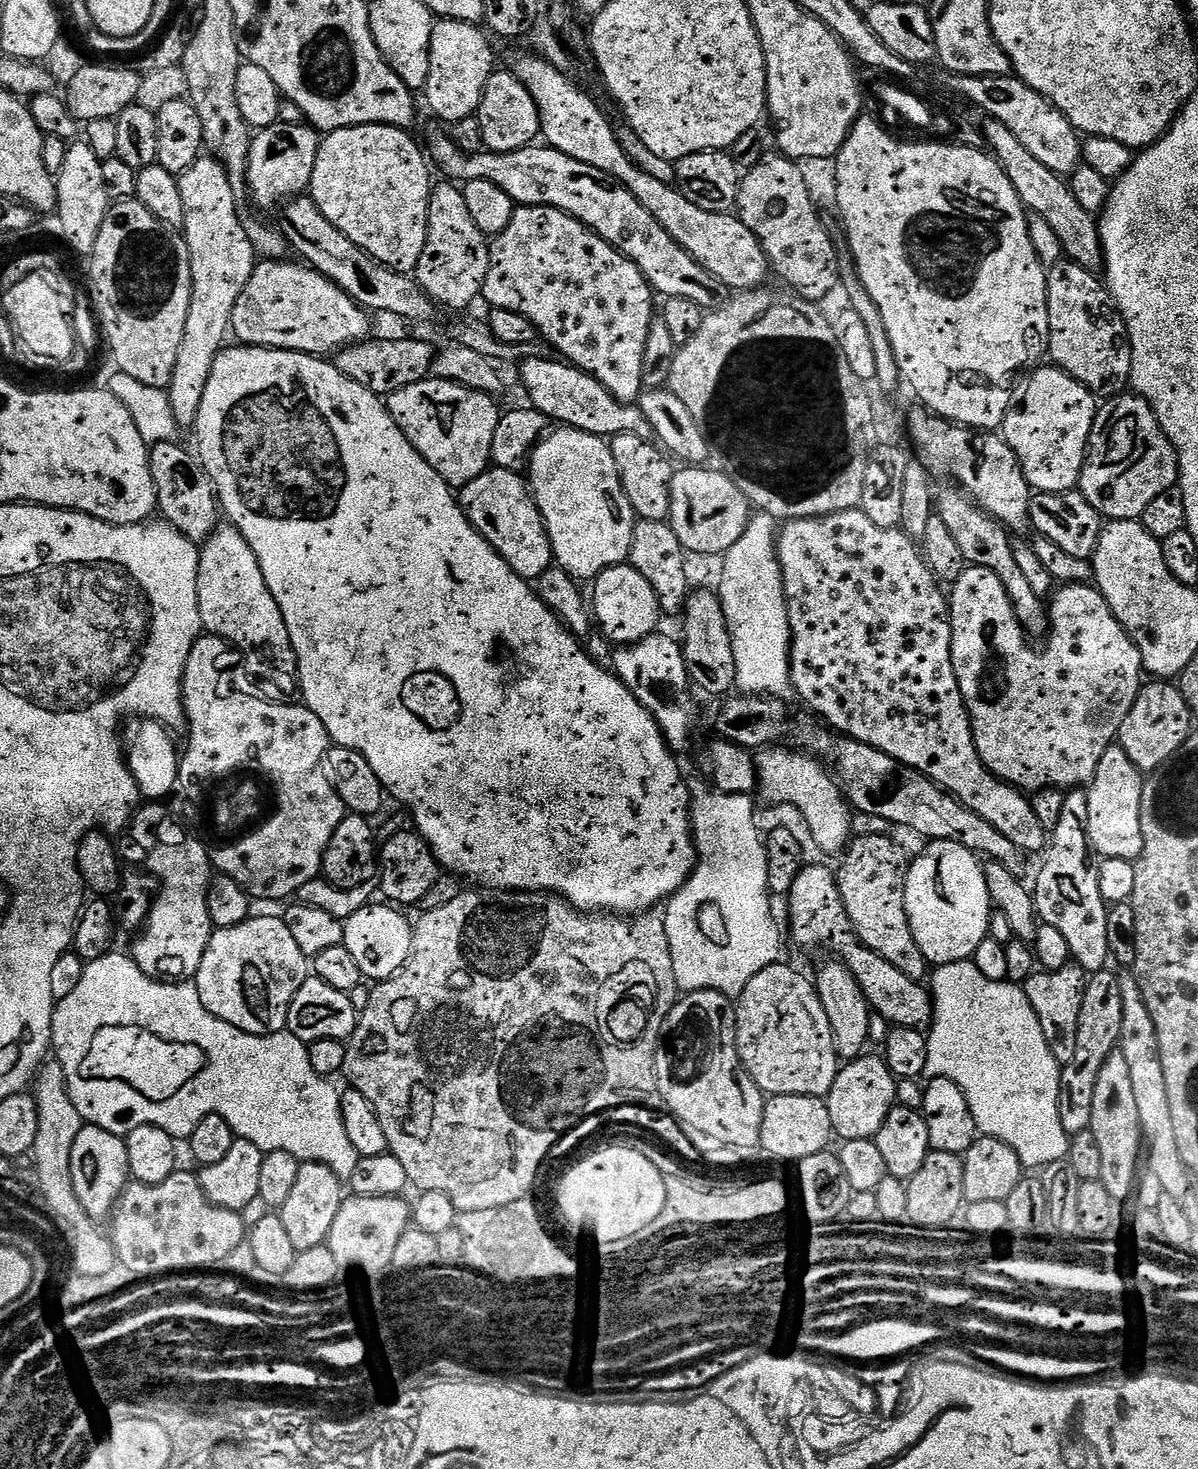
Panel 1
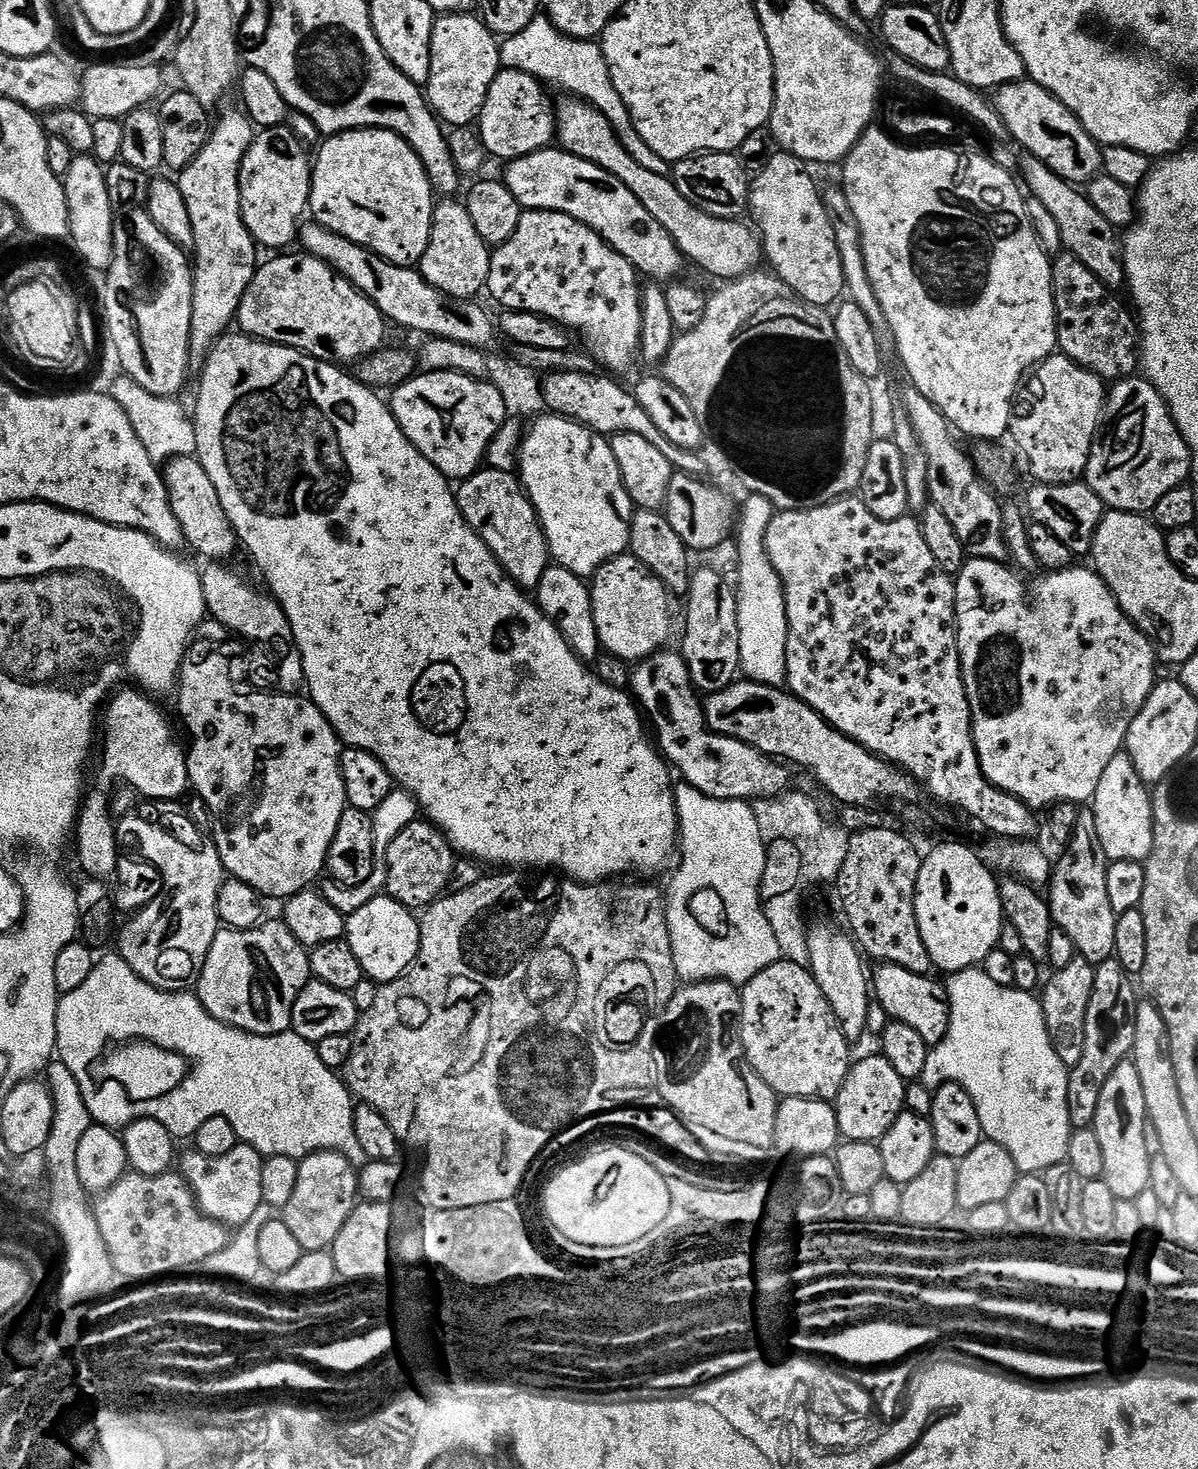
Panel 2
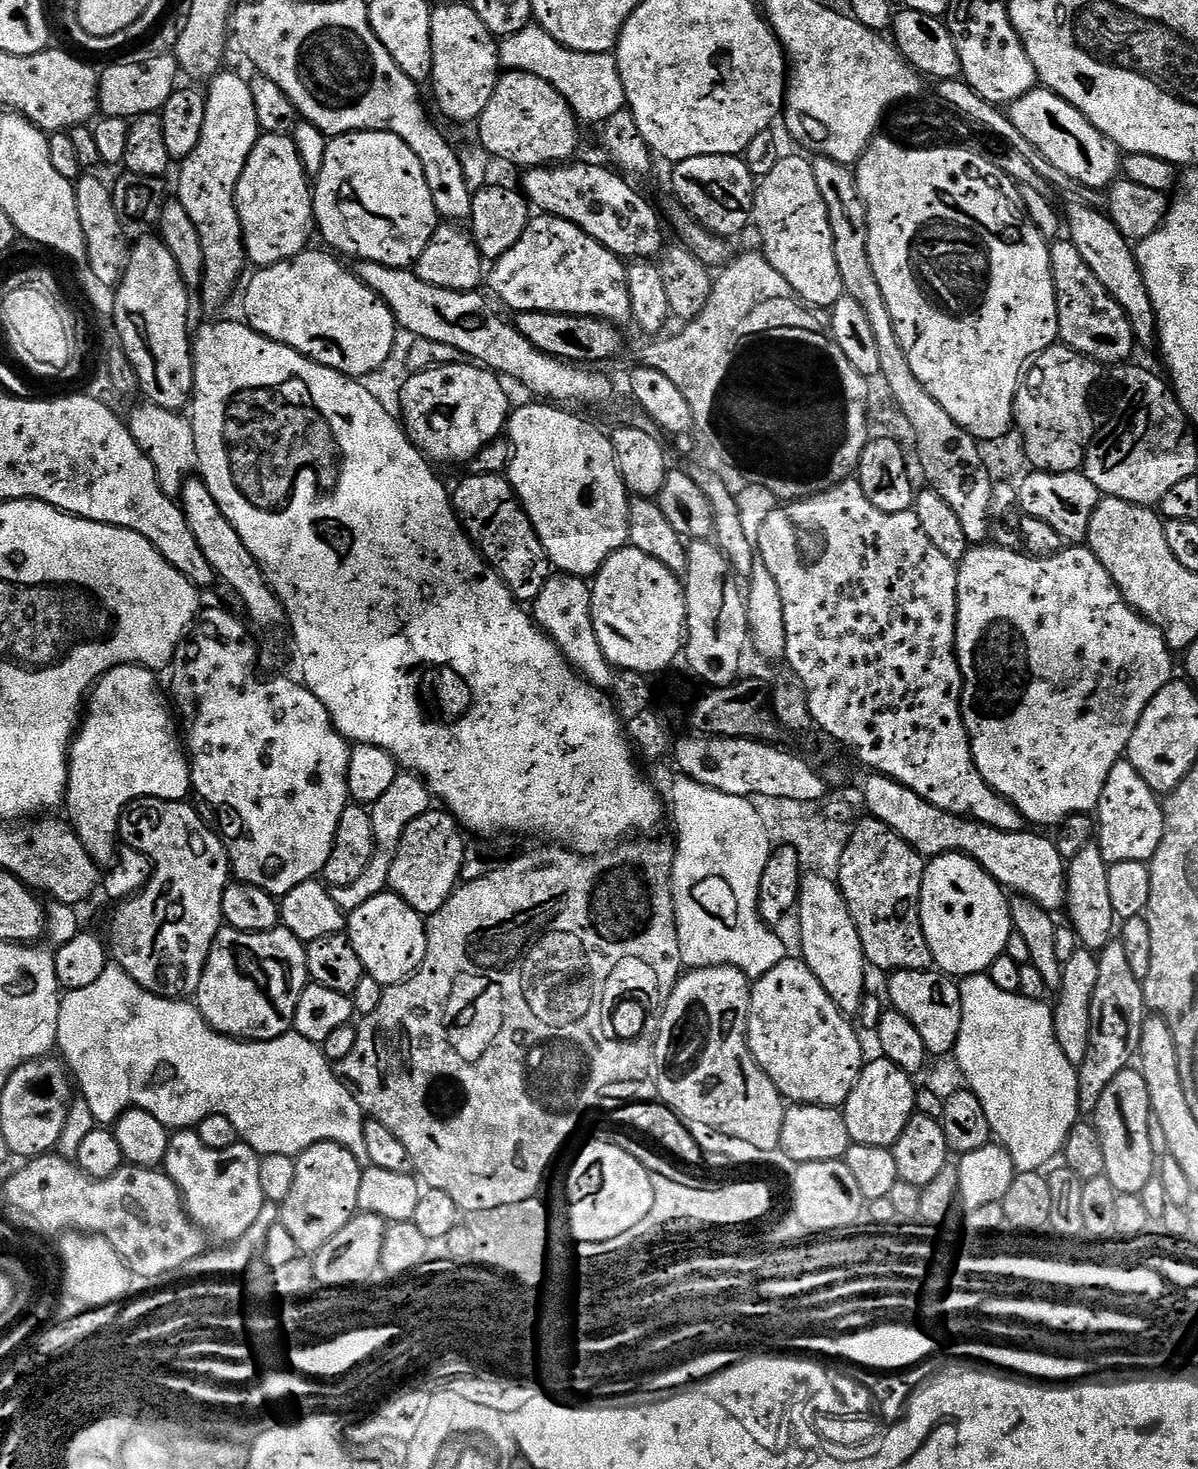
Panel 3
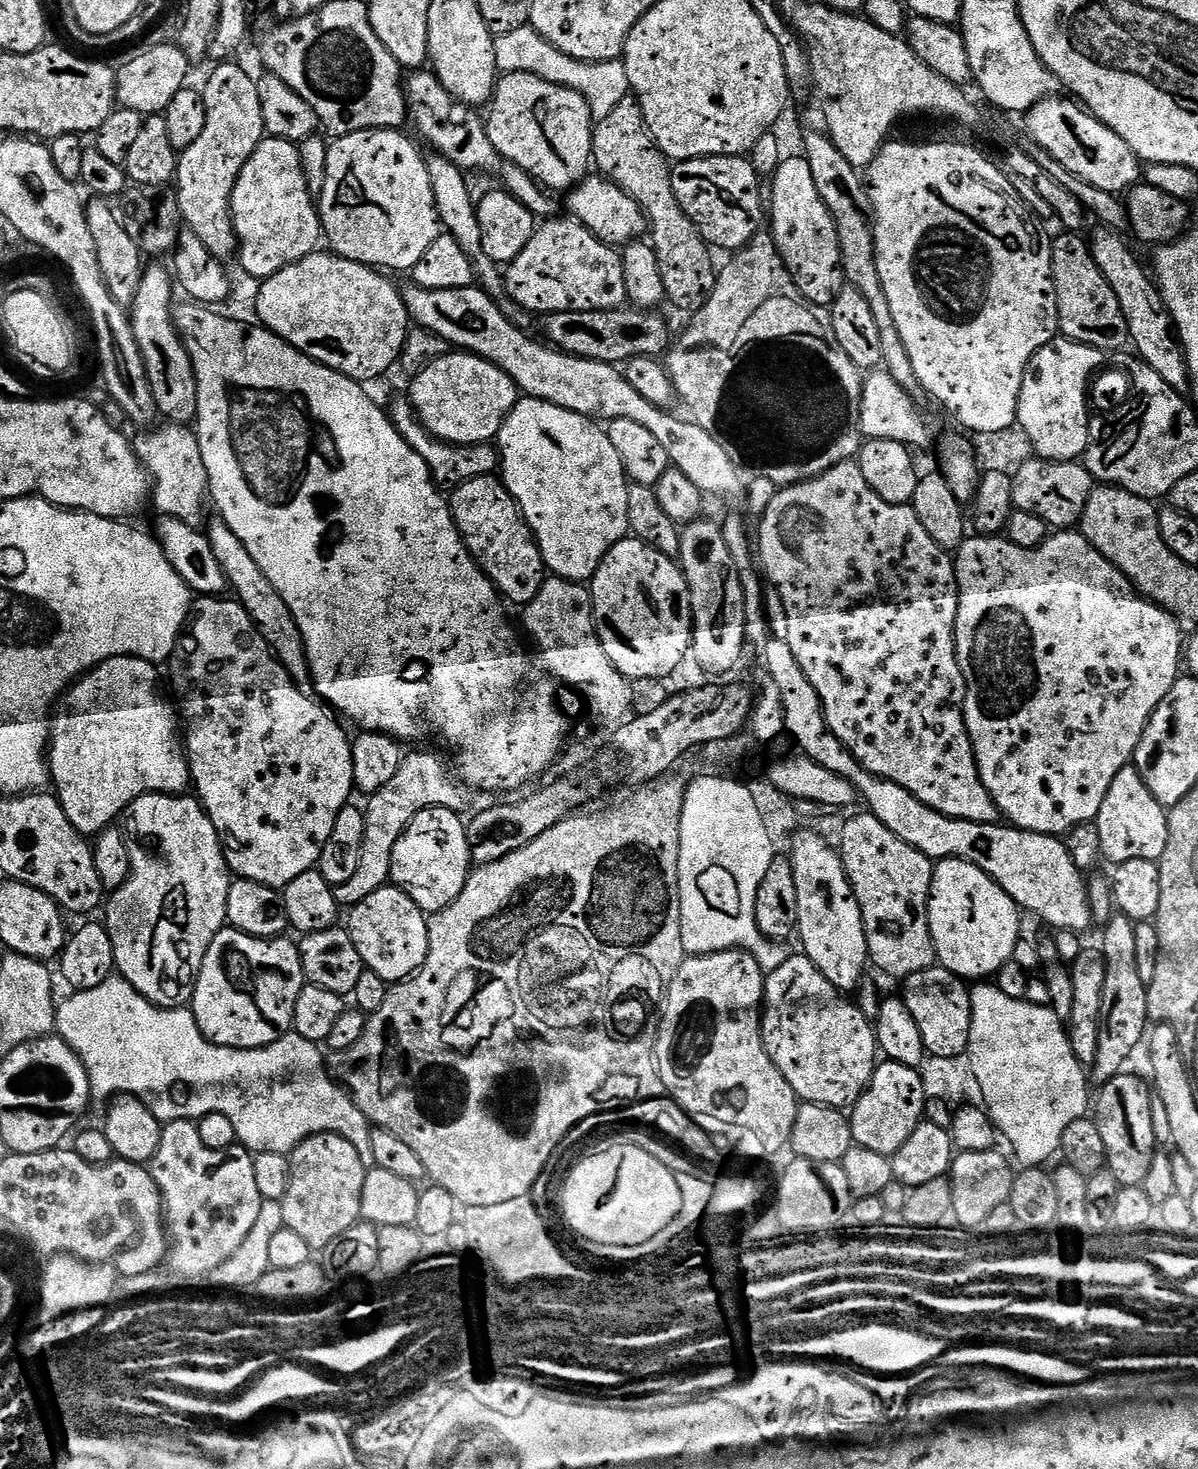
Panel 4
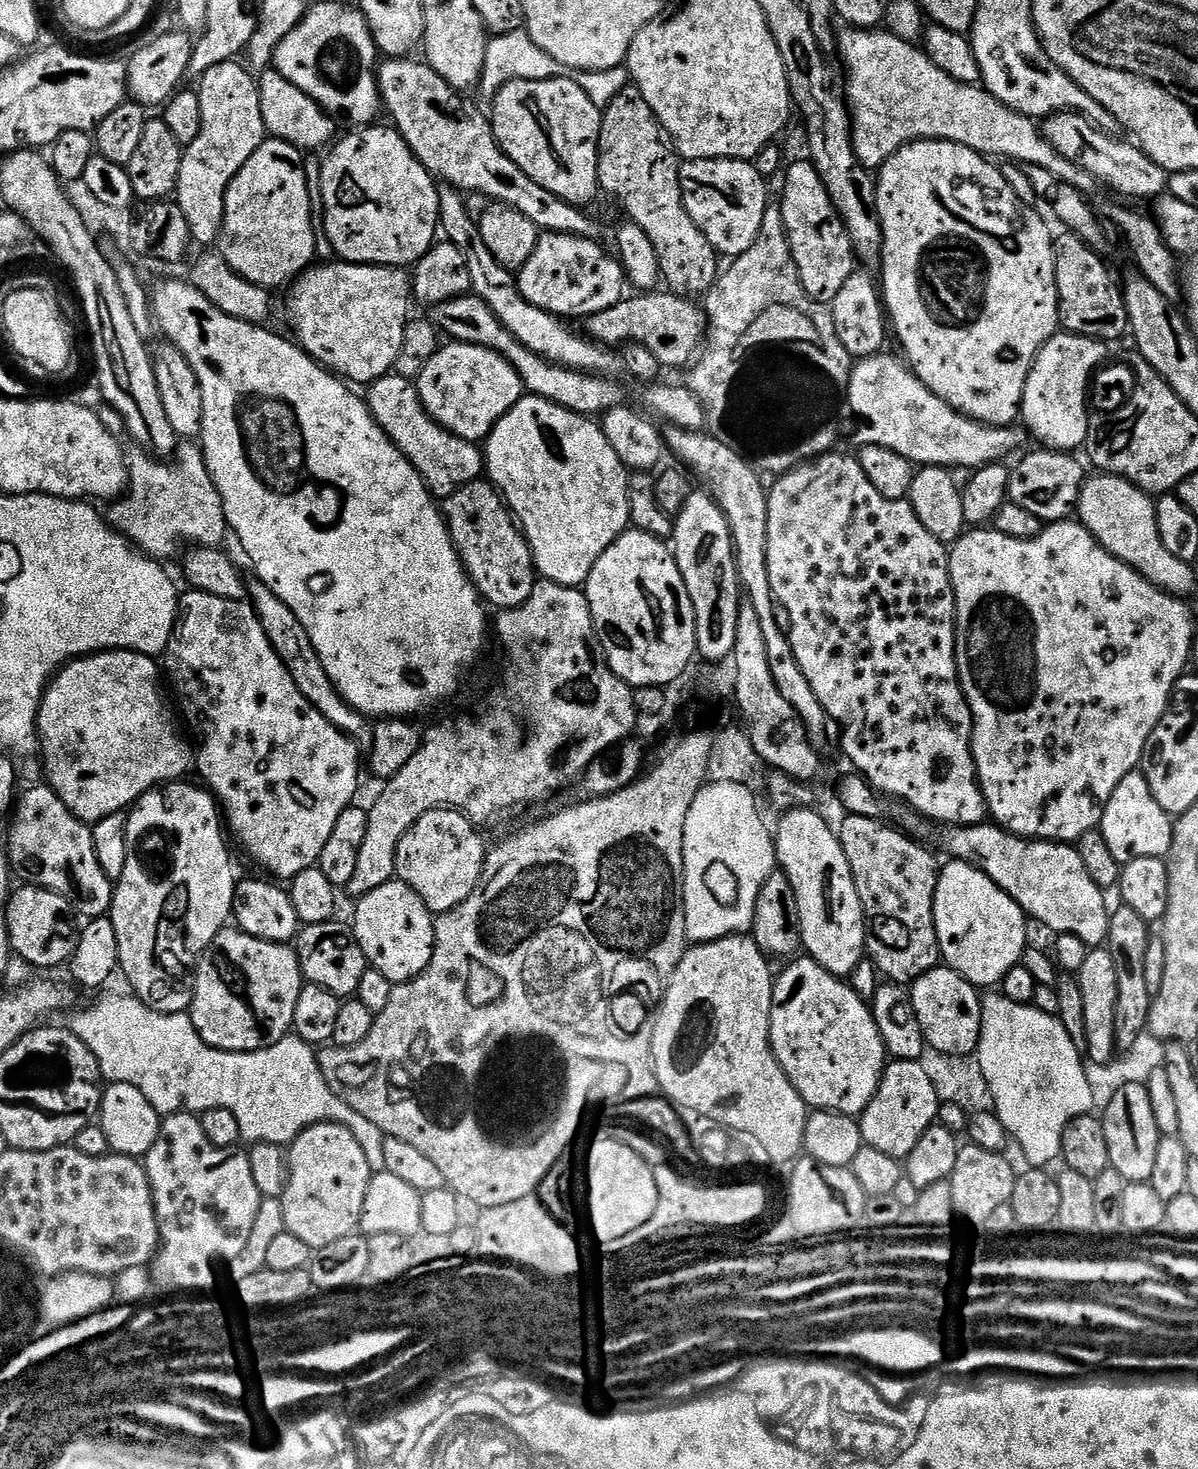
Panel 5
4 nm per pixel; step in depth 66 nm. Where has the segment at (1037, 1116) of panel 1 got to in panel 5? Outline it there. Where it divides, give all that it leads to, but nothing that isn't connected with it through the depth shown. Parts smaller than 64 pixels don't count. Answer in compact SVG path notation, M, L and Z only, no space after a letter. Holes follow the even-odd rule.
M1003 994L985 995L980 1009L982 1026L974 1057L989 1084L996 1116L1014 1144L1020 1147L1021 1154L1029 1160L1027 1163L1033 1168L1047 1169L1052 1166L1048 1164L1061 1159L1062 1134L1066 1126L1074 1118L1087 1116L1093 1111L1093 1095L1090 1094L1081 1049L1074 1046L1058 1016L1042 1014L1042 1010L1031 1004L1010 1002Z

